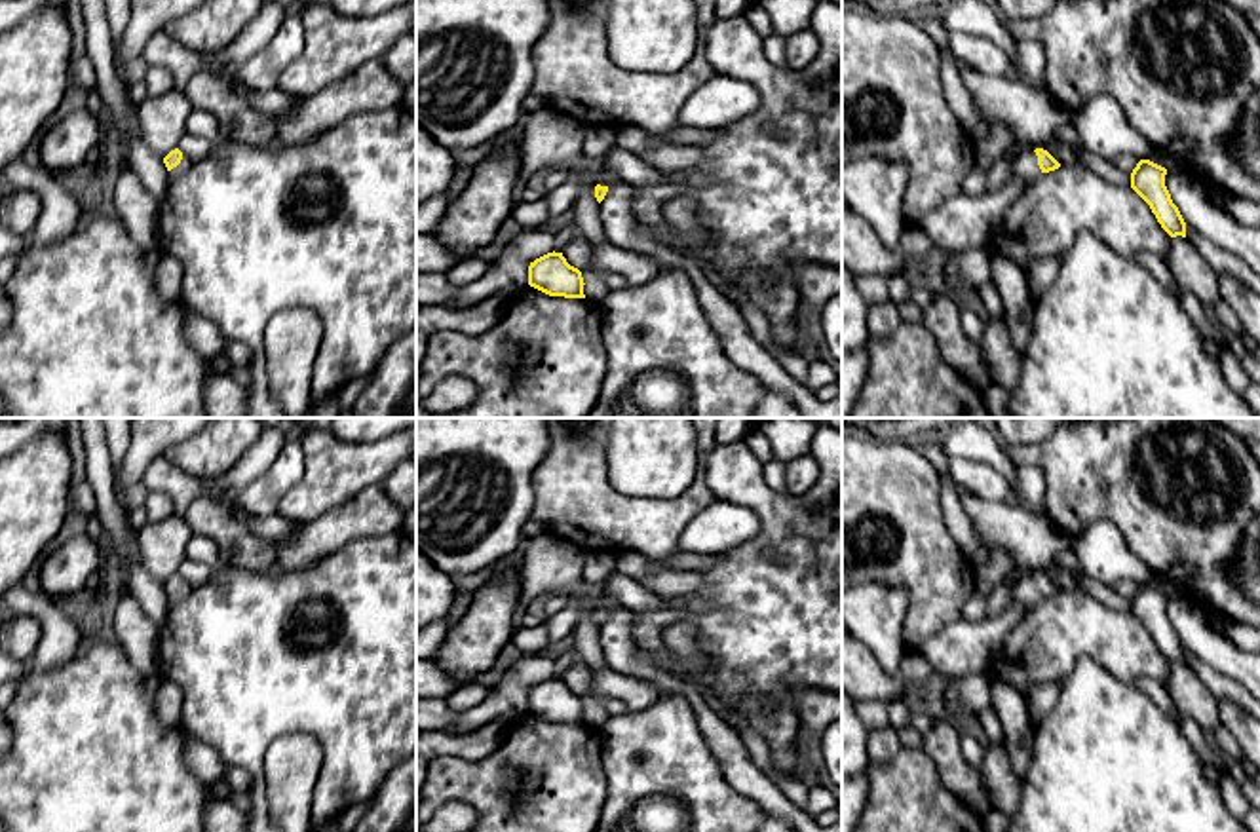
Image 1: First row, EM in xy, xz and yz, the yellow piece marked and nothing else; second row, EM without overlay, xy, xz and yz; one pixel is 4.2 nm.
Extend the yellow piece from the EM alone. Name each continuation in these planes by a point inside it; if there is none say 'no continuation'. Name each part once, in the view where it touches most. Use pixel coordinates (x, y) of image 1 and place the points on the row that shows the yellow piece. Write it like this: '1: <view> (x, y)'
1: yz (1025, 166)

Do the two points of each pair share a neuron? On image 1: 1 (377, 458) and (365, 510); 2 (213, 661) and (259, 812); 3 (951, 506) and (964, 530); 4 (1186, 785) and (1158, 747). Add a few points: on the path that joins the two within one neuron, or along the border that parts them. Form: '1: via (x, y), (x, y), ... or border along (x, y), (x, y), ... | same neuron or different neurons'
1: border along (381, 483), (367, 485), (331, 508) | different neurons
2: via (240, 699), (242, 741), (257, 774) | same neuron
3: via (953, 511), (958, 525) | same neuron
4: via (1177, 775), (1158, 756) | same neuron

